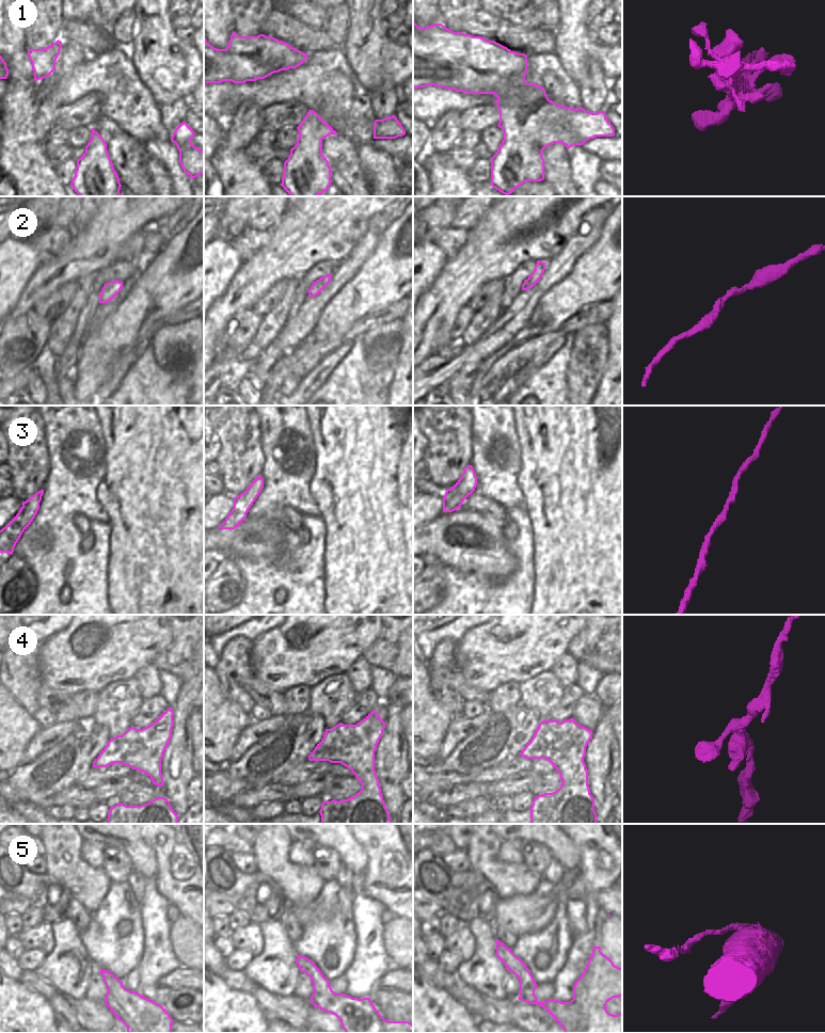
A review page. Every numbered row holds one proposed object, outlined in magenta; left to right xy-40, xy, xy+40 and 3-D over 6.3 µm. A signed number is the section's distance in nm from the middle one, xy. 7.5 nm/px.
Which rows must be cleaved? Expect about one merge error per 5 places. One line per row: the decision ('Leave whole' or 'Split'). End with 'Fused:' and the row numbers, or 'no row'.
1: Leave whole
2: Leave whole
3: Leave whole
4: Leave whole
5: Split
Fused: 5.

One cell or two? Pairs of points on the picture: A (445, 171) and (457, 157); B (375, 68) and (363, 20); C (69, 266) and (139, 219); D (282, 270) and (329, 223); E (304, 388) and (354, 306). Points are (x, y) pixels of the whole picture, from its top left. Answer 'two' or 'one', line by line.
A: two
B: one
C: one
D: one
E: two

